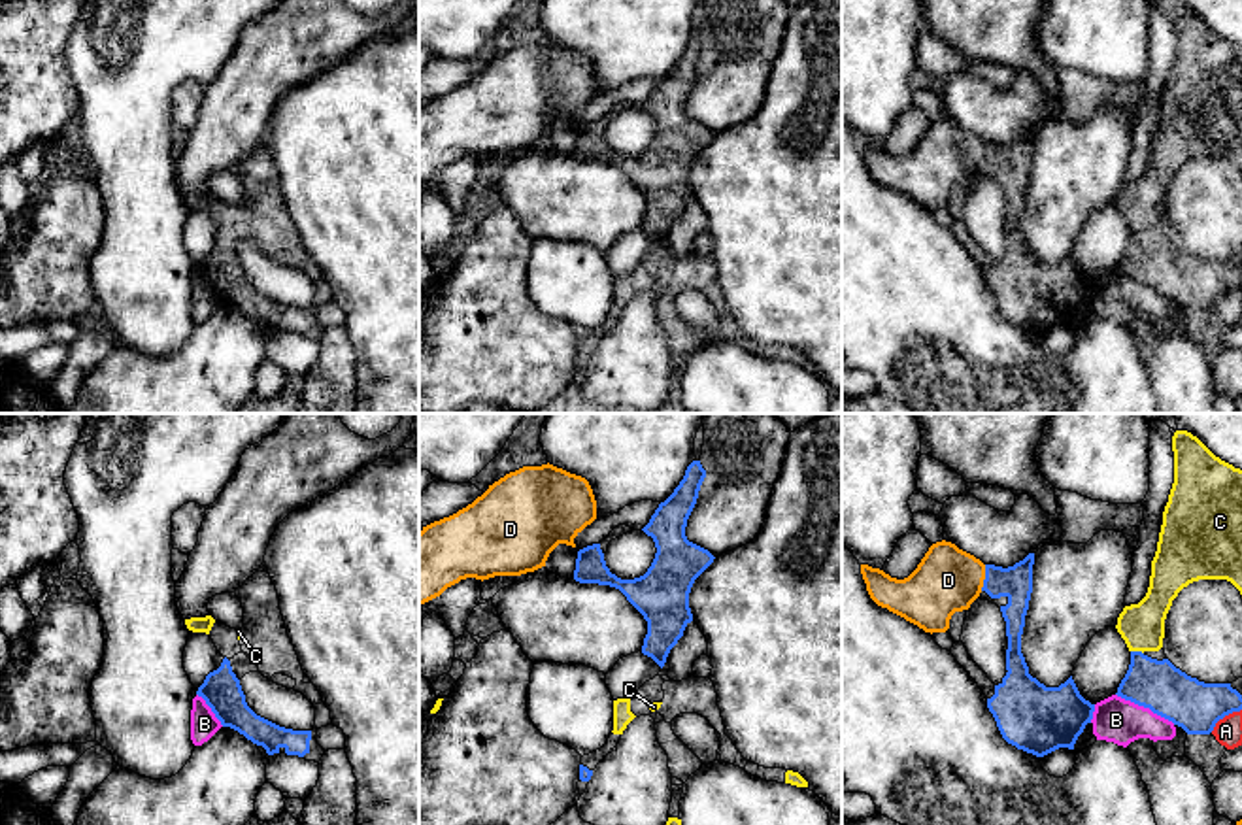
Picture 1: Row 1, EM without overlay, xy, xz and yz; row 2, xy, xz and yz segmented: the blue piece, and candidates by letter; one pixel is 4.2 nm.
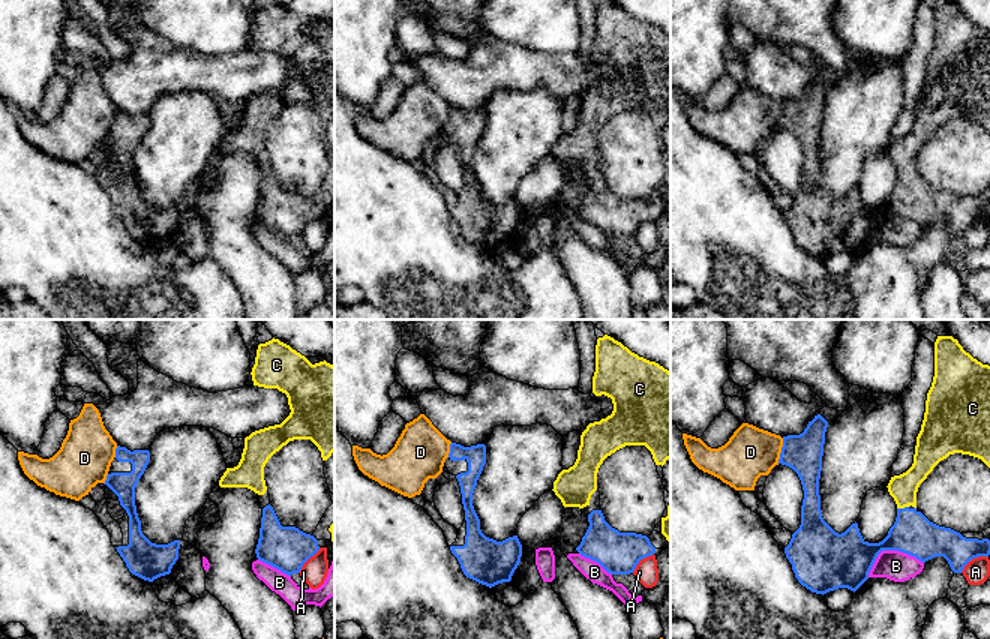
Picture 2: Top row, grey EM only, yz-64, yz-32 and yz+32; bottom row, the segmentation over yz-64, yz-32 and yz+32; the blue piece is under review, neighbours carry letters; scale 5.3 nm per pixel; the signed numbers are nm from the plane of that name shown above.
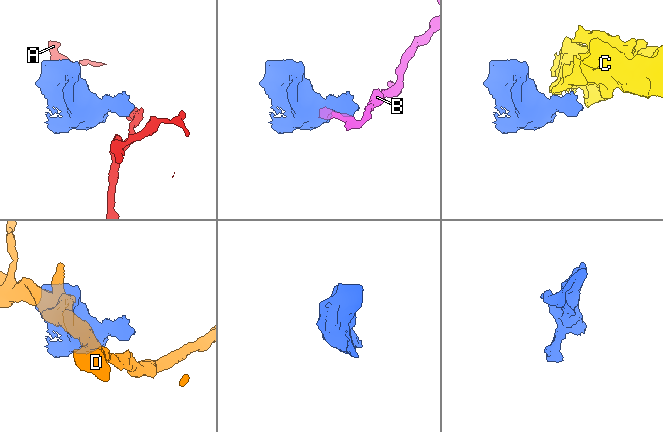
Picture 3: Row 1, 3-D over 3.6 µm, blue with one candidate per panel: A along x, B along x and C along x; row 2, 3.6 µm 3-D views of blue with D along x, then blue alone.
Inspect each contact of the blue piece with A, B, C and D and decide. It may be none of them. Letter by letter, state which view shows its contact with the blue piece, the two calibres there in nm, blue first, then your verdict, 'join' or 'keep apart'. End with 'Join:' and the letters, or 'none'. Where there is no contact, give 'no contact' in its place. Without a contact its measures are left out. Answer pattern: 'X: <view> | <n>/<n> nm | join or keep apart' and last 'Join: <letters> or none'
A: yz | 220/120 nm | keep apart
B: yz | 220/190 nm | keep apart
C: yz | 220/190 nm | join
D: yz | 140/280 nm | keep apart
Join: C

